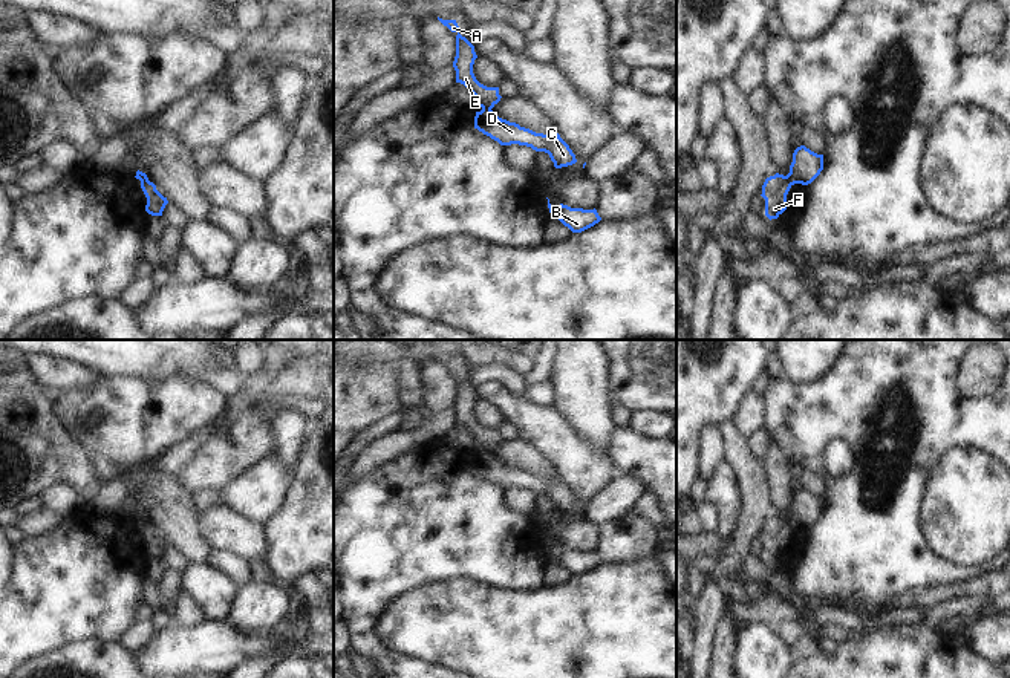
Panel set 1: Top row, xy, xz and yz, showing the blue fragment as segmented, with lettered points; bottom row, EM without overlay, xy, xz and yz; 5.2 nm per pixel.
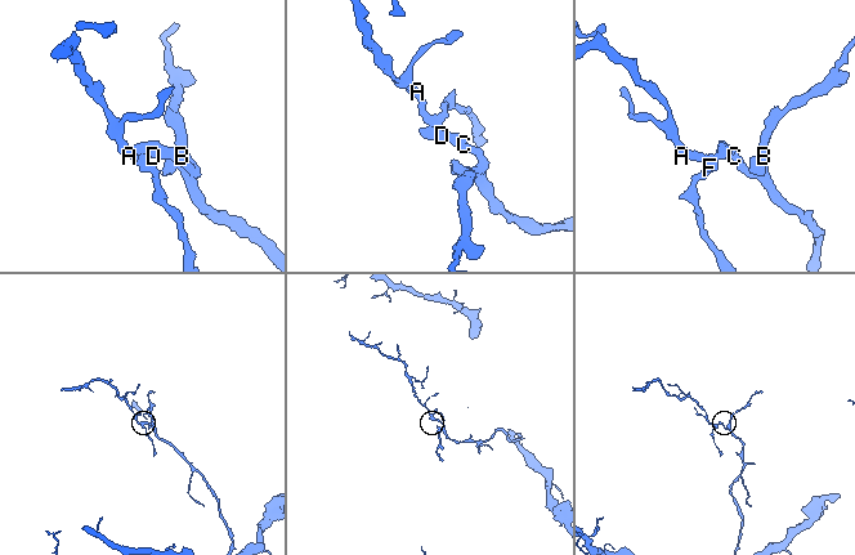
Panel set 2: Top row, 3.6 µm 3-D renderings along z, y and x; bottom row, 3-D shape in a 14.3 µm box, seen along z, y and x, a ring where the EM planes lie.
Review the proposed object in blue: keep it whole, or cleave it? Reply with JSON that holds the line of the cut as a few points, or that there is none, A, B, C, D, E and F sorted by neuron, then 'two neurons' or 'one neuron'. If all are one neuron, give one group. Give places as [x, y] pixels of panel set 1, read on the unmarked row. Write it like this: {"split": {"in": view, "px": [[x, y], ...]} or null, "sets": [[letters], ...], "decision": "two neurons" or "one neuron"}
{"split": {"in": "xz", "px": [[482, 450], [490, 453]]}, "sets": [["A", "E", "F"], ["B", "C", "D"]], "decision": "two neurons"}

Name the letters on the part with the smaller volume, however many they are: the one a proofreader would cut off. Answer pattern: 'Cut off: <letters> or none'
Cut off: A, E, F

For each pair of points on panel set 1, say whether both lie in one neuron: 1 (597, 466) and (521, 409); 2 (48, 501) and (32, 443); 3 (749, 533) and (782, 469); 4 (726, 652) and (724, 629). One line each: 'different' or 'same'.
1: same
2: different
3: different
4: same

